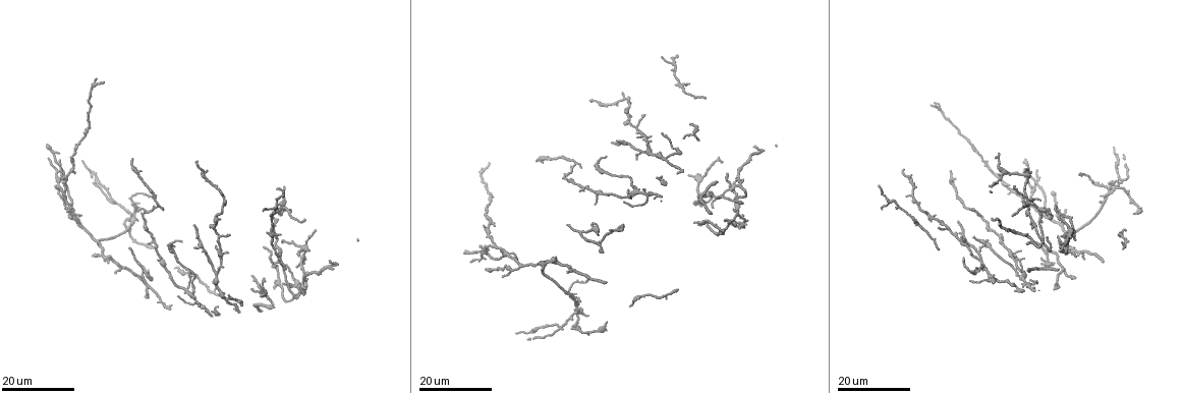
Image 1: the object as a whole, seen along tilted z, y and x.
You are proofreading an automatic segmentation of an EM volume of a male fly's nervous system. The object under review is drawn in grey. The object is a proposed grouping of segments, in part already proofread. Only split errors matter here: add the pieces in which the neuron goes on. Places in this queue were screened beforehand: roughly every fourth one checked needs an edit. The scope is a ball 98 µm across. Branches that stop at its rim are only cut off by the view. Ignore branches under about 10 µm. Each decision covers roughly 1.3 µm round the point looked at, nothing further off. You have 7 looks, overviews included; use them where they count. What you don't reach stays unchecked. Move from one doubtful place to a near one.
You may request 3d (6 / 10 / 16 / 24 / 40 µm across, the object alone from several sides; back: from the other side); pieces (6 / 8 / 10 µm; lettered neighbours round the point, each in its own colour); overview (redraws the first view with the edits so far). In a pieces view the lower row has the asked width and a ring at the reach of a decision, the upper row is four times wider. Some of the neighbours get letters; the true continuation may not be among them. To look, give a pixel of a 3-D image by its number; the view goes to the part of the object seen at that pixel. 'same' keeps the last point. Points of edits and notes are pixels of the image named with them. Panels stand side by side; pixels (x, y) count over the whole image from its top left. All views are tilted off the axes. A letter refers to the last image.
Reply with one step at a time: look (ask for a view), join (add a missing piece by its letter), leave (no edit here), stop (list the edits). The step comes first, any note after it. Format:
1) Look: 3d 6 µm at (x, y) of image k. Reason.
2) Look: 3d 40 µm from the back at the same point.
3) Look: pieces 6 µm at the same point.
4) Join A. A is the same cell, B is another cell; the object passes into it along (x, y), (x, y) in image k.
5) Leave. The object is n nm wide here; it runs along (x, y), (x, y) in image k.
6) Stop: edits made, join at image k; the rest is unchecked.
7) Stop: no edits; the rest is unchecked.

Look: 3d 24 µm at (131, 247) of image 1. Free end.

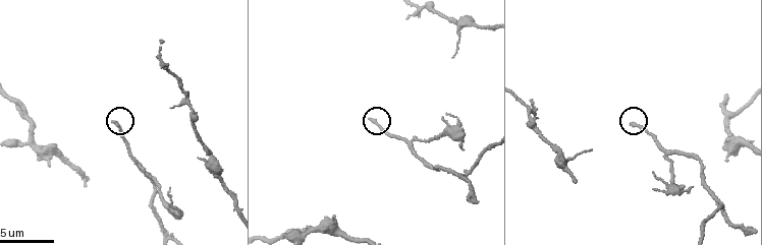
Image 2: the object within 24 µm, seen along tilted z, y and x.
Look: 3d 6 µm at (371, 119) of image 2.

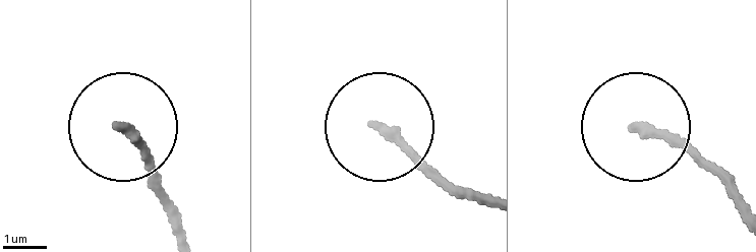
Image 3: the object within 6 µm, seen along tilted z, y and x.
Look: pieces 6 µm at (119, 125) of image 3. What lies round it.

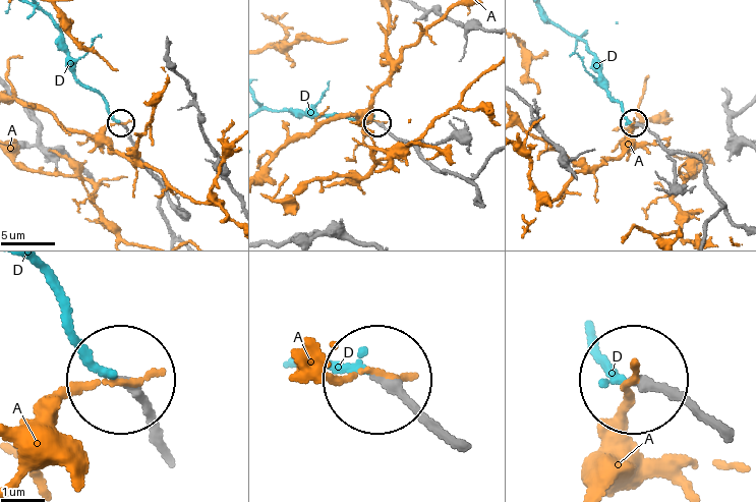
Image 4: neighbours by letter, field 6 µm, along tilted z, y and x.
Join D. D is the same cell, A is another cell; the object passes into it along (164, 439), (93, 354), (45, 273) in image 4; it goes on there.

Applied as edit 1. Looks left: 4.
Look: 3d 16 µm at (132, 160) of image 1. Thin end.

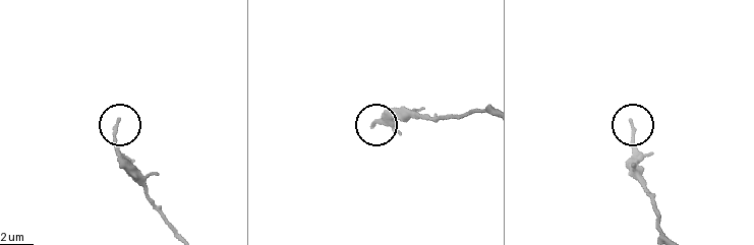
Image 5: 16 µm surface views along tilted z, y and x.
Look: pieces 6 µm at (630, 122) of image 5.

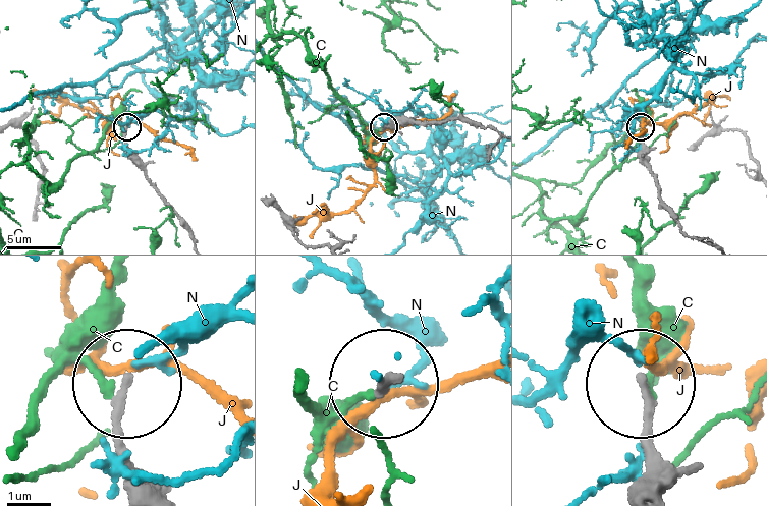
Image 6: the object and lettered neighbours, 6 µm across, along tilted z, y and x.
Leave. C, J and N are other cells; it runs along (664, 492), (648, 386) in image 6; none of them fits.

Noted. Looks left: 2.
Stop: edits made, join at image 4; the rest is unchecked.

